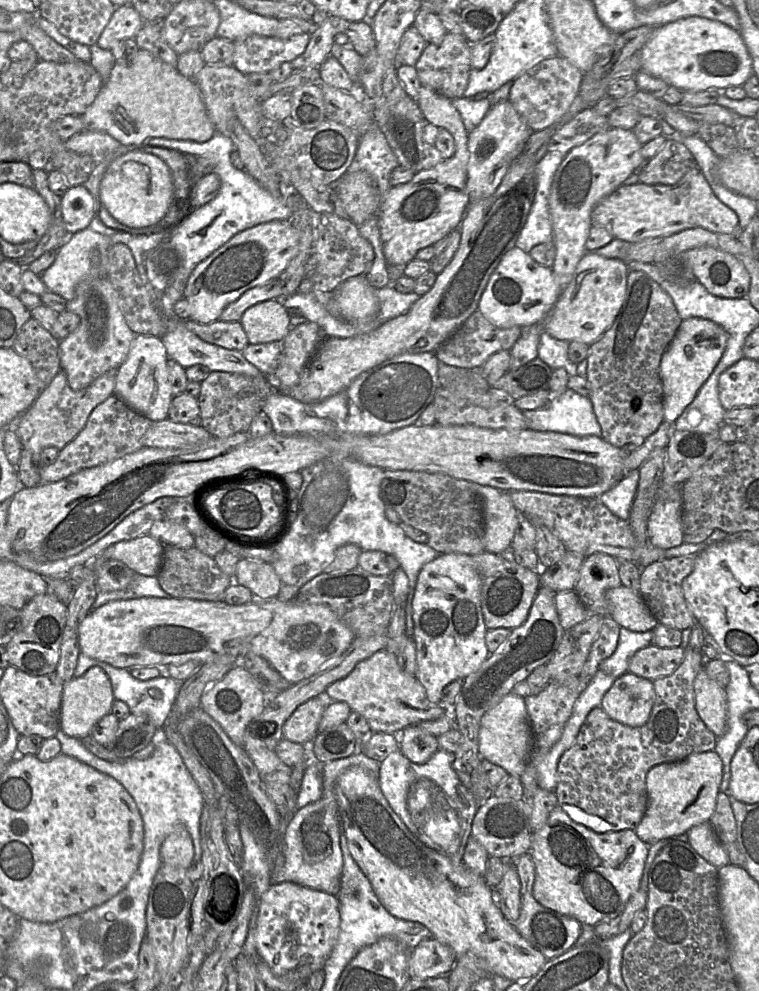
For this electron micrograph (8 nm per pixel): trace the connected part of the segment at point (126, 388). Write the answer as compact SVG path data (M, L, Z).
M136 335L125 361L116 371L114 394L152 422L168 418L173 399L168 374L168 355L161 338Z

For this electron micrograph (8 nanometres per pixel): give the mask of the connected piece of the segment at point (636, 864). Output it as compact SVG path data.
M558 804L545 824L531 835L529 854L535 864L533 897L546 908L575 918L582 925L596 926L606 922L618 916L630 897L640 889L648 849L649 845L636 835L635 830L597 833L573 821Z

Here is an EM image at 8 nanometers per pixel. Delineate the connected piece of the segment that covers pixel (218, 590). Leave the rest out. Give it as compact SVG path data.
M194 546L189 549L165 550L157 578L160 587L172 598L205 601L223 601L226 589L233 582L233 579L217 566L212 557L202 553Z

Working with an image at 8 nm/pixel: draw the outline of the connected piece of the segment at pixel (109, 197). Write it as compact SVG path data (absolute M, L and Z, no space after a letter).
M133 150L115 158L100 183L100 202L119 223L142 229L158 223L167 213L173 197L170 168L159 157Z

